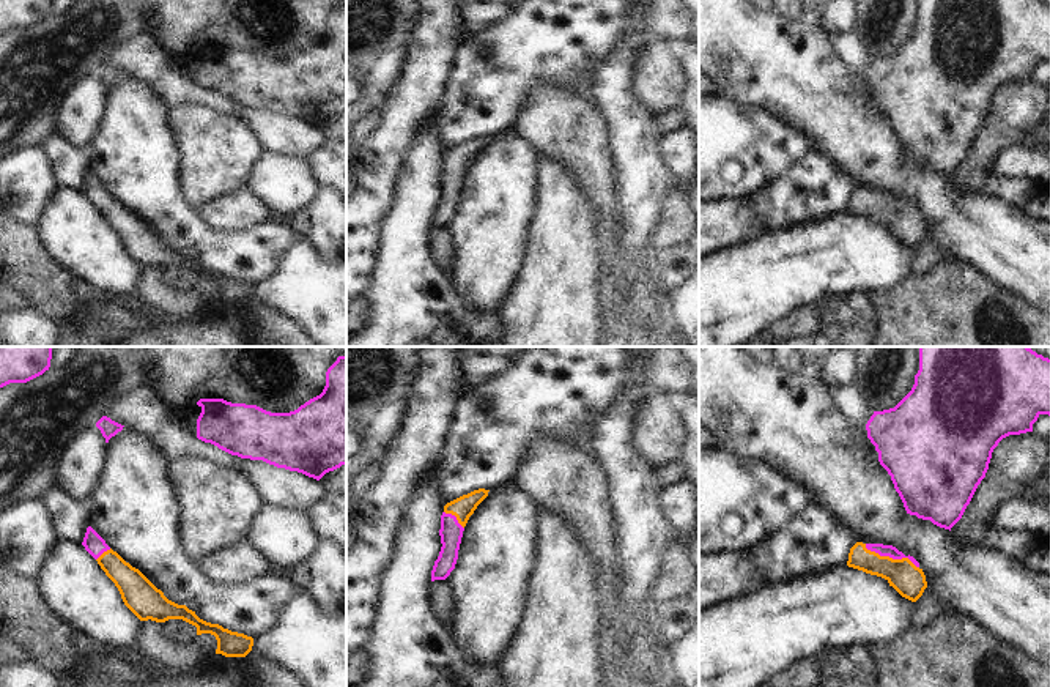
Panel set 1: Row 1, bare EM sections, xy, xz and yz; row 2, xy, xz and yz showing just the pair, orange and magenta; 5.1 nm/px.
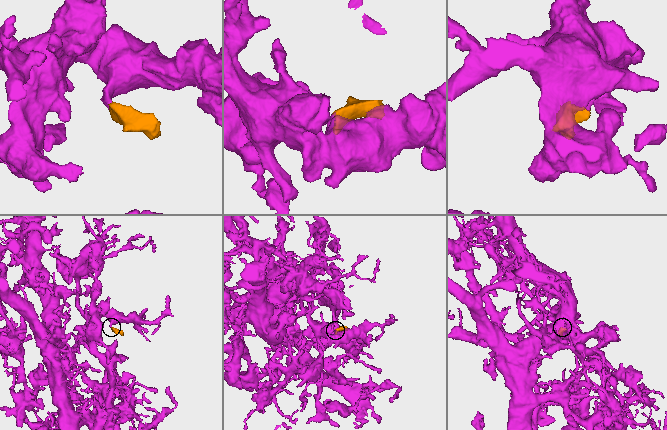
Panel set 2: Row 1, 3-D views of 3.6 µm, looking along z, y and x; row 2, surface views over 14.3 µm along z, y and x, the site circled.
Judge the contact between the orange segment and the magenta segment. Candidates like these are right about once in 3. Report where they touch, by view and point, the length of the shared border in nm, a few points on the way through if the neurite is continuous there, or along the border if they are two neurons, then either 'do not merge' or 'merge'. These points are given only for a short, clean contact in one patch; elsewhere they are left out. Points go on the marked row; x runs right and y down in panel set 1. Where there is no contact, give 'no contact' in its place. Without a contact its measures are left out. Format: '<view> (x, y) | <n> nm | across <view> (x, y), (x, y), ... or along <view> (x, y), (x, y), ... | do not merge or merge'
yz (891, 558) | 300 nm | across yz (909, 580), (891, 558), (883, 550) | merge

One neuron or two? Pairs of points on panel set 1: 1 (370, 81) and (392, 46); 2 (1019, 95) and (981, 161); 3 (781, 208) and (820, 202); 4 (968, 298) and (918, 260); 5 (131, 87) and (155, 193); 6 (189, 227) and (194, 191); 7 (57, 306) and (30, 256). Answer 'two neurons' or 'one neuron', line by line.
1: one neuron
2: one neuron
3: one neuron
4: two neurons
5: one neuron
6: two neurons
7: one neuron

